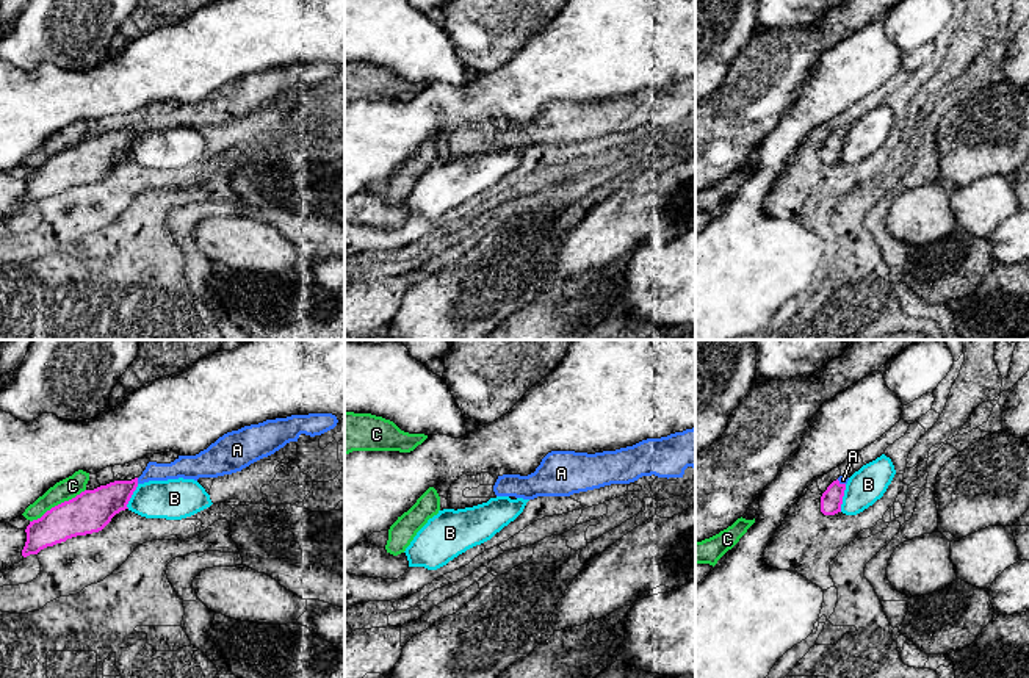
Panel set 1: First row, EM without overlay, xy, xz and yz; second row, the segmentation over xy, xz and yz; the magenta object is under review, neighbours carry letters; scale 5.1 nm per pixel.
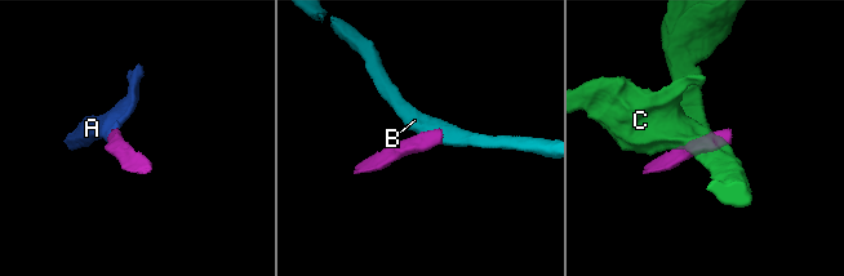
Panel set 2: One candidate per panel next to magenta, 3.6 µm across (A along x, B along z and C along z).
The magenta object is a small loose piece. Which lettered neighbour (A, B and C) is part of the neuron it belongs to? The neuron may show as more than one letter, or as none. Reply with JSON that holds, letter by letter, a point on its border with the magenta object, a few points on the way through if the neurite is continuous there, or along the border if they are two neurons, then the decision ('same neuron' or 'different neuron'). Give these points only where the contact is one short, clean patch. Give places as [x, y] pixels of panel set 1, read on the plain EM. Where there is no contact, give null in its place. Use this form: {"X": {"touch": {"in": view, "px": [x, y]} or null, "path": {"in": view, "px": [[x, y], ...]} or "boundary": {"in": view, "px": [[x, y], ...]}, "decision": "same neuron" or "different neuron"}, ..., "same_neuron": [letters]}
{"A": {"touch": {"in": "xy", "px": [137, 130]}, "path": {"in": "xy", "px": [[96, 157], [137, 130], [152, 121], [182, 116]]}, "decision": "same neuron"}, "B": {"touch": {"in": "yz", "px": [841, 147]}, "boundary": {"in": "yz", "px": [[846, 133], [840, 160]]}, "decision": "different neuron"}, "C": {"touch": {"in": "xy", "px": [58, 154]}, "boundary": {"in": "xy", "px": [[85, 138], [30, 171]]}, "decision": "different neuron"}, "same_neuron": ["A"]}

